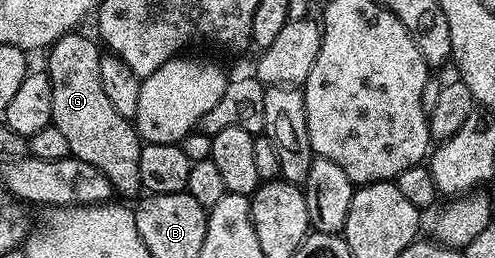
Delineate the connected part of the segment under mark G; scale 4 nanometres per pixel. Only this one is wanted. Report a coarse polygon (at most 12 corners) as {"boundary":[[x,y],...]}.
{"boundary":[[82,31],[49,46],[52,123],[71,157],[137,198],[143,142]]}

